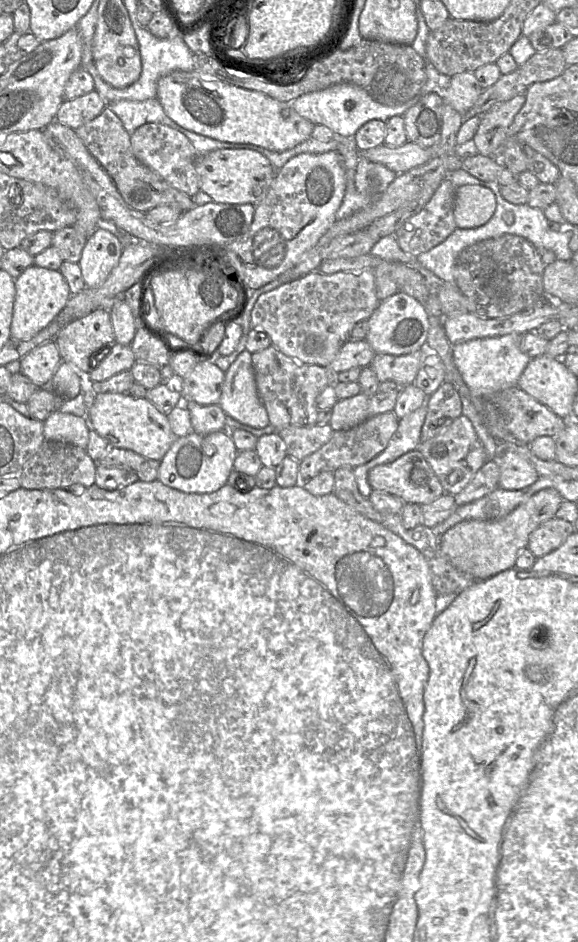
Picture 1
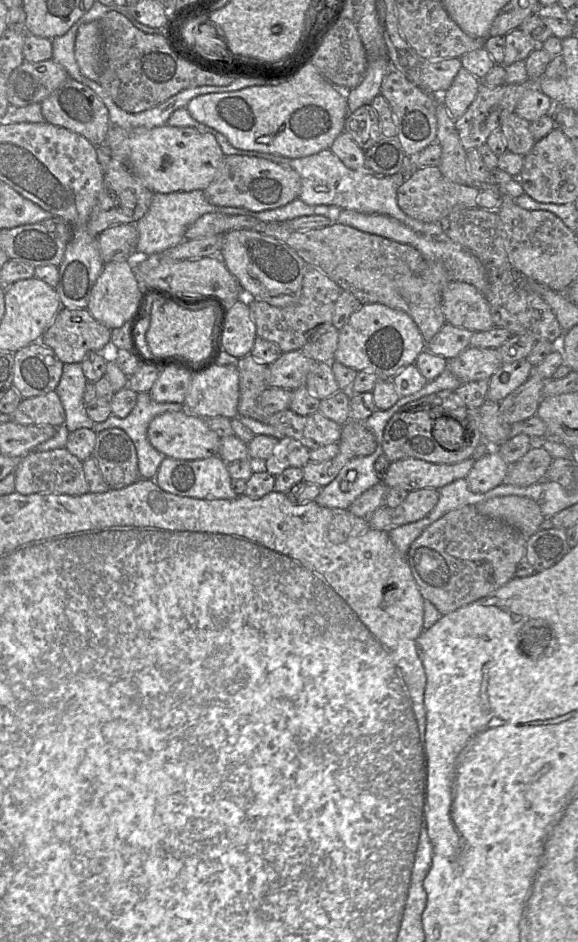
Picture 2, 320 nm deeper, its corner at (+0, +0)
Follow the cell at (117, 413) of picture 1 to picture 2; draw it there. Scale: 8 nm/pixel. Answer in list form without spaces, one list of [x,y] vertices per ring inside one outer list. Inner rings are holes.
[[[187,410],[169,411],[156,416],[148,426],[147,438],[157,451],[175,460],[200,460],[219,456],[221,445],[221,438],[207,426],[205,420]]]

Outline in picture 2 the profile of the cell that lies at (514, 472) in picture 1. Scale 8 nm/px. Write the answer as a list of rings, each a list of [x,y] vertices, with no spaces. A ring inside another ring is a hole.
[[[492,448],[478,458],[469,471],[466,481],[470,491],[482,494],[501,485],[506,480],[510,466]]]

